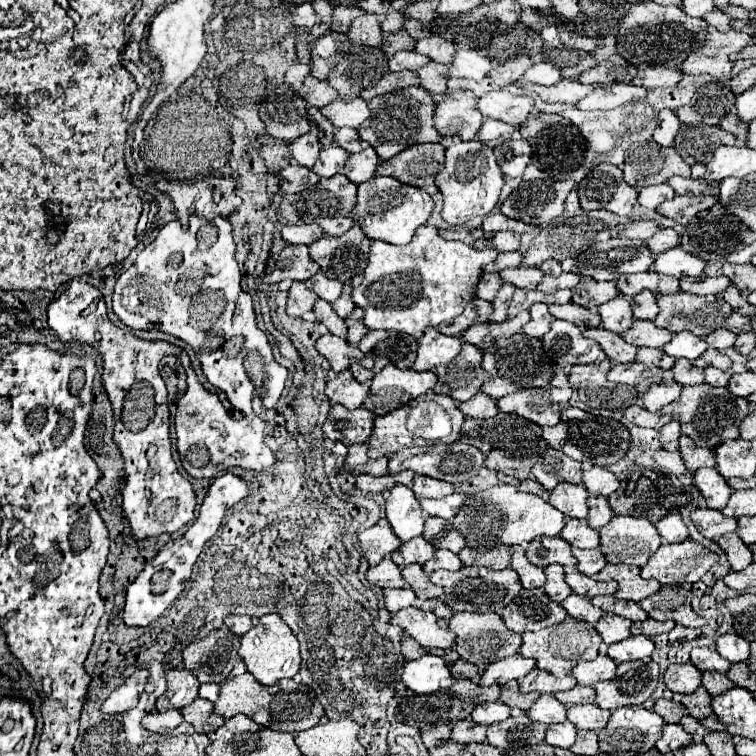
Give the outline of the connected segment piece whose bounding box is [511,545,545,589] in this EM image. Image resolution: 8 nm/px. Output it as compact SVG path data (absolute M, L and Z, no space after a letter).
M515 545L515 547L513 547L511 567L519 573L521 585L523 585L525 589L543 587L543 585L545 585L545 569L543 569L543 567L537 567L537 565L531 565L531 563L527 561L525 551L527 551L525 545Z

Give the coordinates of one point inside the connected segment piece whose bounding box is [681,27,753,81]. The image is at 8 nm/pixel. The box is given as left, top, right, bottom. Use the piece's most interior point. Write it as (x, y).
(714, 57)

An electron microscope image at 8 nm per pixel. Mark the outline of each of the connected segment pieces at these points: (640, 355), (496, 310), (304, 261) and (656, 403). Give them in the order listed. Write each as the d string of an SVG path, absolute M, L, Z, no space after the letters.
M641 347L637 351L637 361L645 365L657 365L663 359L663 349L651 349L651 347Z
M505 283L503 289L499 289L497 297L493 299L493 315L491 315L491 321L505 321L507 319L507 309L509 309L509 301L513 297L513 291L515 287Z
M293 245L291 251L293 251L291 267L275 267L275 271L263 279L265 283L279 283L283 279L305 281L305 279L311 279L319 271L319 265L311 261L307 245Z
M665 371L663 381L657 385L651 385L651 389L643 395L643 407L649 411L661 411L667 403L675 401L681 391L683 391L683 385L675 383L671 373Z

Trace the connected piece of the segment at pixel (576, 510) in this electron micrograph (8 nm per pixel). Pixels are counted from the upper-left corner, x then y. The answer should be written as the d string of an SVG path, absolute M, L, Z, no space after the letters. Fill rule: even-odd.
M559 483L549 497L549 503L557 507L565 517L585 519L587 517L587 489L575 483Z

